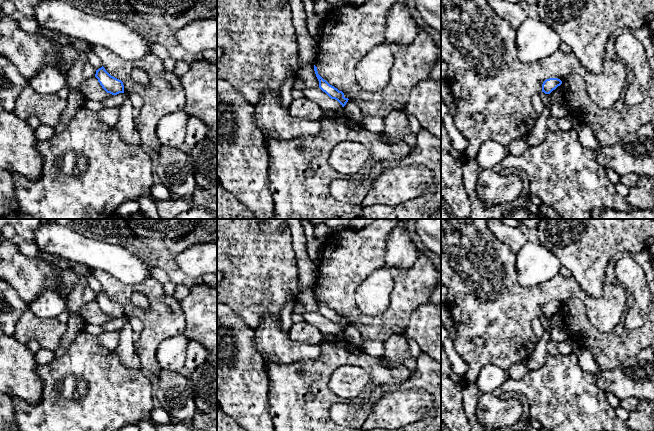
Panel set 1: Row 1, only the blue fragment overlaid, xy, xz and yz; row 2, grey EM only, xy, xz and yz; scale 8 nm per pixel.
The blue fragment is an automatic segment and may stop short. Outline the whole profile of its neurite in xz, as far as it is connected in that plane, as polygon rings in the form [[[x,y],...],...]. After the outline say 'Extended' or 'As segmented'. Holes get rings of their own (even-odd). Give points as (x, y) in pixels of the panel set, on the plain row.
[[[314,289],[314,295],[319,305],[319,312],[323,316],[325,316],[331,323],[337,324],[342,329],[342,331],[344,331],[349,323],[344,321],[344,317],[342,315],[339,315],[337,312],[330,309],[326,304],[324,304],[318,298],[317,291],[315,289]]]. As segmented

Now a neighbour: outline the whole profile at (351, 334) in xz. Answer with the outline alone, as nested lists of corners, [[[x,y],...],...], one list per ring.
[[[348,324],[346,329],[343,331],[343,340],[354,344],[360,350],[362,349],[363,337],[358,329],[352,324]]]

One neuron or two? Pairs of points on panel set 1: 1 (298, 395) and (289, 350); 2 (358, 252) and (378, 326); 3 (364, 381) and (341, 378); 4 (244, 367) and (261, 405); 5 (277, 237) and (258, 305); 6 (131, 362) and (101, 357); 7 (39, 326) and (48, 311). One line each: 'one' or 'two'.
1: two
2: one
3: one
4: one
5: one
6: two
7: two

